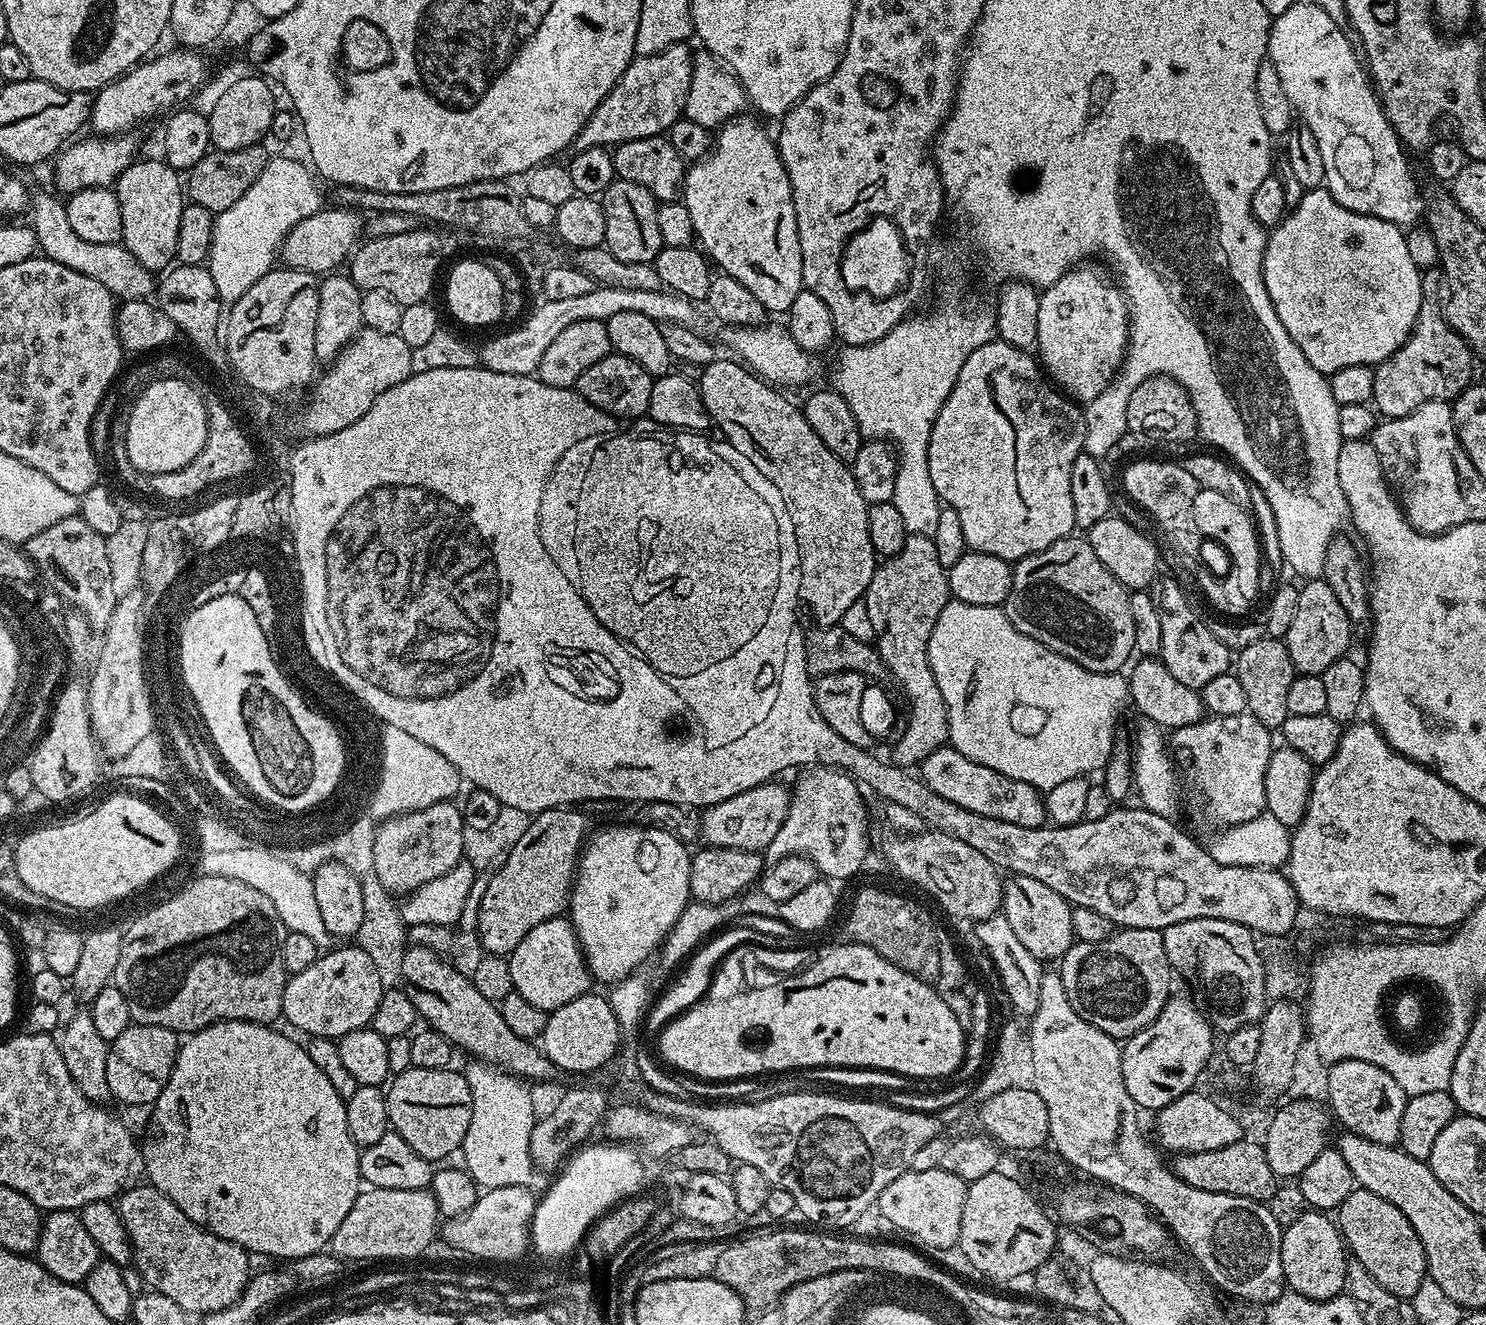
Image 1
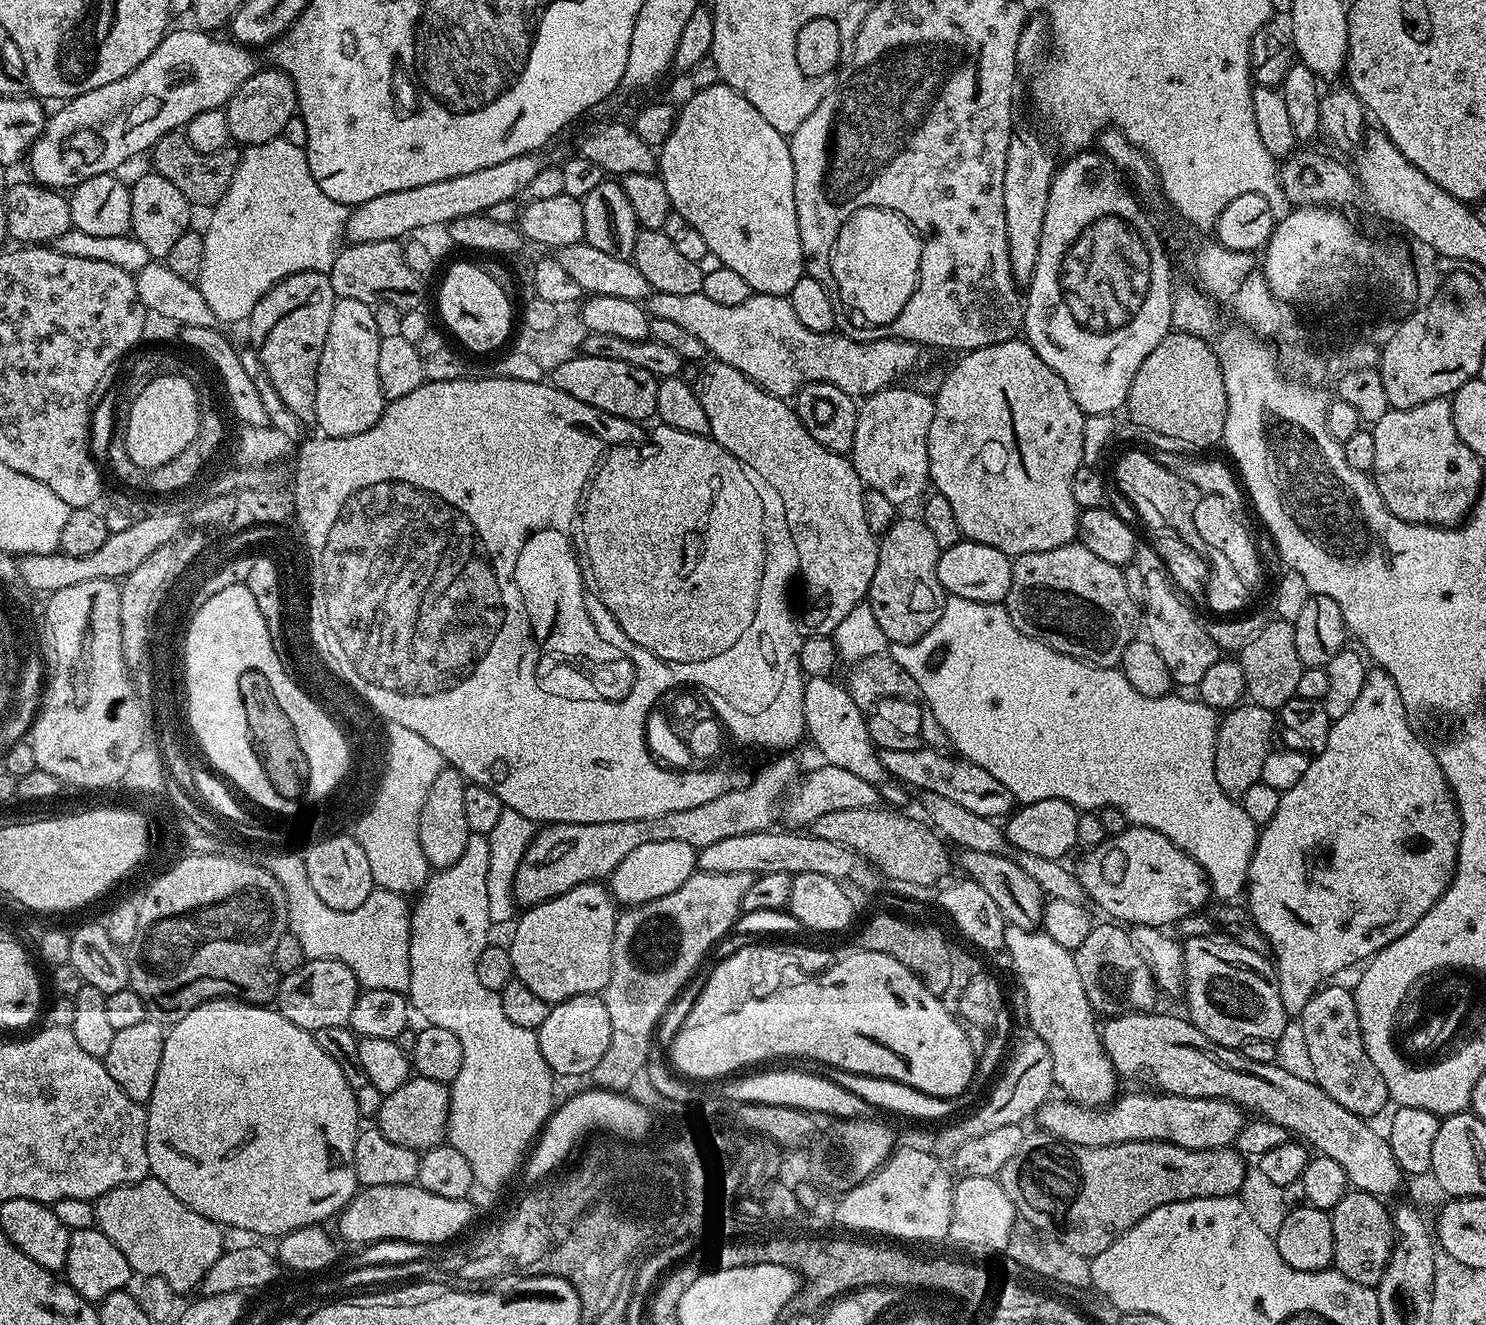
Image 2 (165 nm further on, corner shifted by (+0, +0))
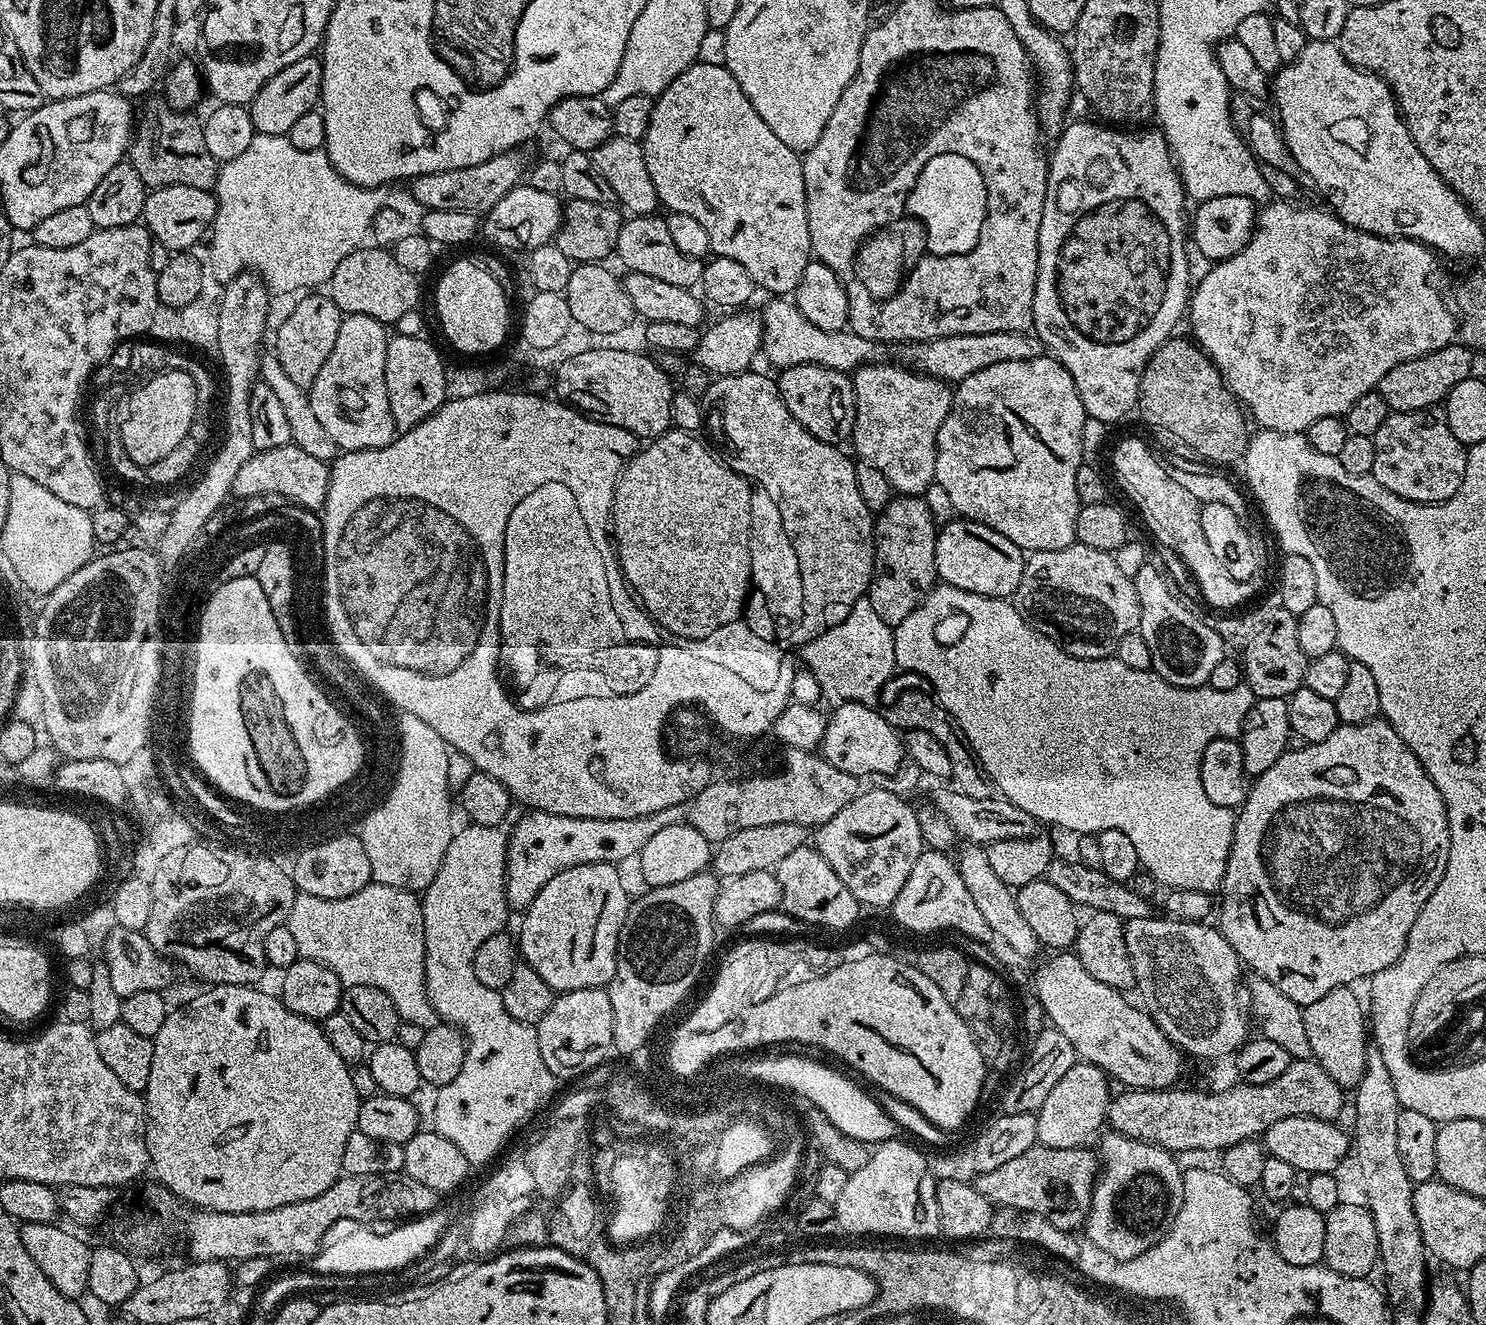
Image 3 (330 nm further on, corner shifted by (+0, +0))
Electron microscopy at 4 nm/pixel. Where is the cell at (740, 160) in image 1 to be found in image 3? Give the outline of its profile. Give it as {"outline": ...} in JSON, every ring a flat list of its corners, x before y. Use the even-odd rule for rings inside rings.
{"outline":[[697,62,690,65,682,74,678,74,678,78,674,78,670,86,666,86,666,90,662,90,660,95,655,97,650,114,650,126,646,130,642,143,646,154,646,170,650,170,654,190,658,190,658,198,665,209,668,207,670,211,677,212,680,216,689,216,690,219,696,220,697,226,704,231,709,246,713,248,711,251,722,258,734,258,734,262,740,263,746,269,746,274,750,274,757,289,765,288,766,291,772,292,768,294,795,293,798,282,802,282,802,270,806,270,808,261,813,259,810,226,806,218,804,165,798,153,790,150,790,146,786,146,786,142,779,140,774,135,774,130,770,130,770,126,762,122,758,110,750,106,750,98,742,94,742,86,734,82,734,74,730,74,728,68,725,68,723,64,710,66]]}

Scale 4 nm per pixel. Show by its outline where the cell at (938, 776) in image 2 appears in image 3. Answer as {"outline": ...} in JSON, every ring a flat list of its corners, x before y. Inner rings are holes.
{"outline":[[849,700,837,703,836,708,827,717,824,726,824,737,818,749,830,766,838,766,838,770,846,770,846,774,854,774,861,778,871,778,874,774,890,774,898,772,905,763,906,756,902,751,902,736,893,728,886,718,873,705,859,704]]}

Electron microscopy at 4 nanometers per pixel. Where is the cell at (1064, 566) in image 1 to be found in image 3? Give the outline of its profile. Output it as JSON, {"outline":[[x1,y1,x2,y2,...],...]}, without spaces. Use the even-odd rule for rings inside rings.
{"outline":[[1074,543,1062,550,1031,553,1024,561,1022,582,1014,597,1018,614,1027,624,1032,624,1046,638,1056,641,1062,650,1072,656,1087,660,1103,660,1116,651,1118,642,1140,626,1140,599,1133,577,1118,570,1115,555,1094,550,1082,543]]}

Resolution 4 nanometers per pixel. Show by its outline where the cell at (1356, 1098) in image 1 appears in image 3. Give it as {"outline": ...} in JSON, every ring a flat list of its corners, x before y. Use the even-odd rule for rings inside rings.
{"outline":[[1351,987,1335,988,1330,990,1330,994,1322,994,1318,1002,1310,1002,1303,1005,1306,1035,1310,1040,1310,1050,1312,1051,1311,1059,1338,1082,1338,1086,1345,1090,1355,1090,1358,1082,1362,1082,1362,1074,1366,1072,1366,1058,1370,1051,1370,1028,1366,1023,1366,1008,1358,997,1352,993]]}

